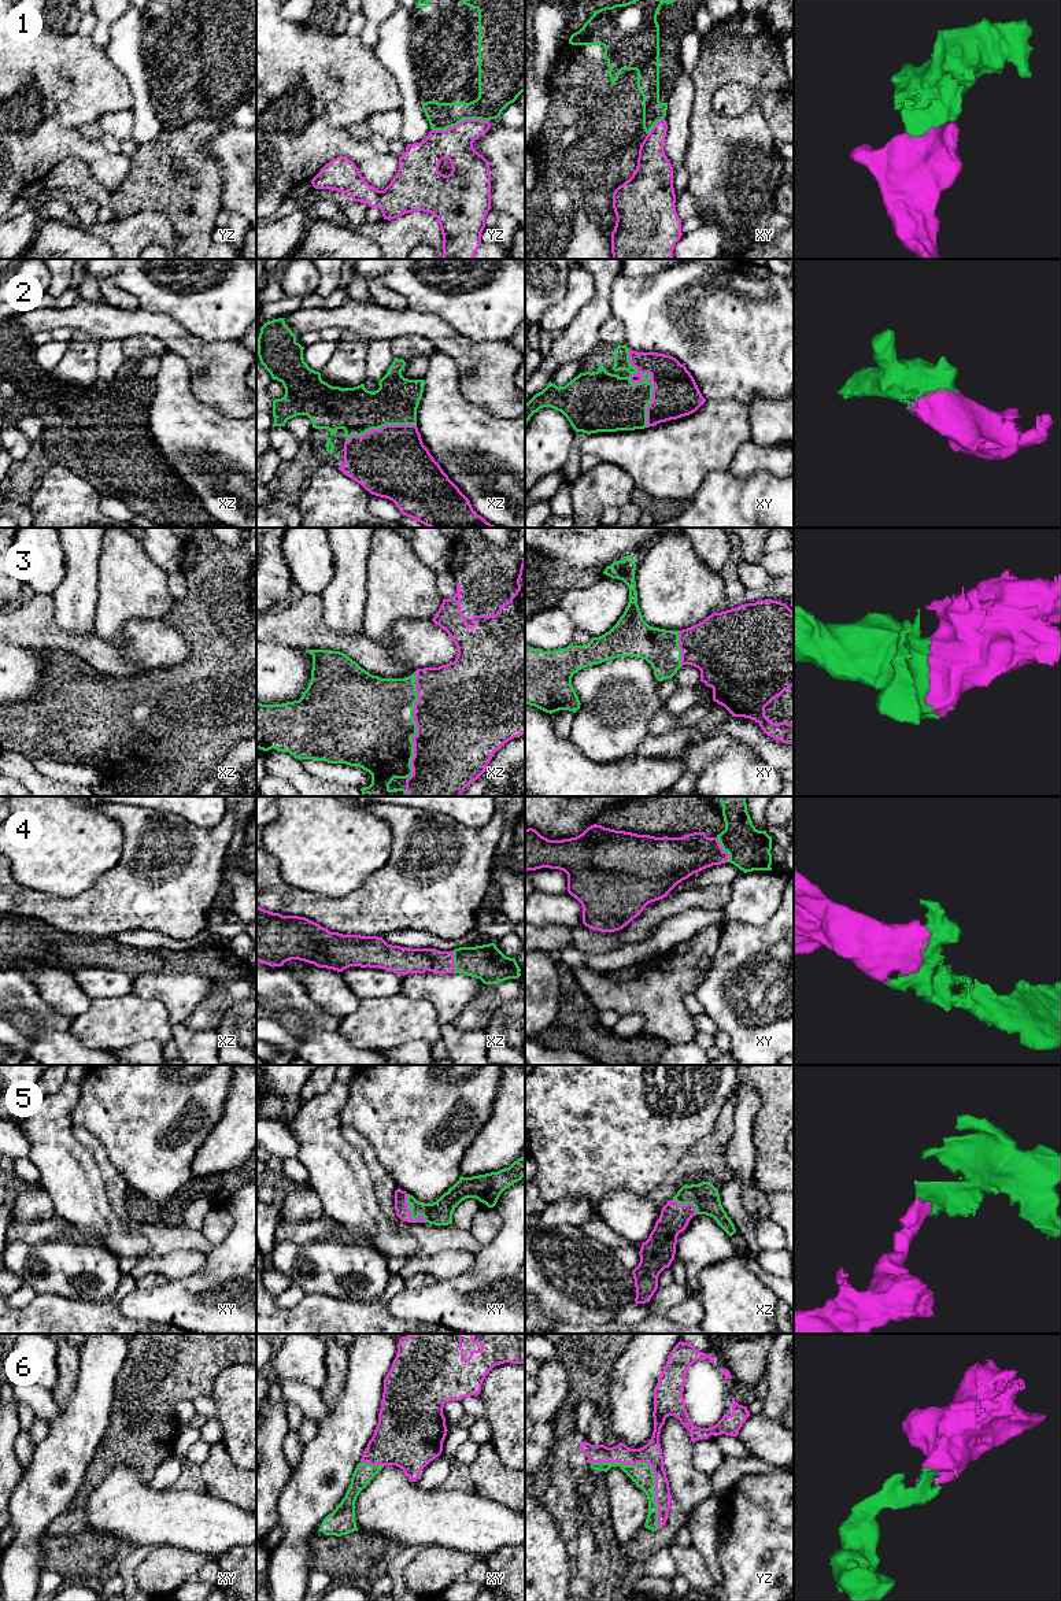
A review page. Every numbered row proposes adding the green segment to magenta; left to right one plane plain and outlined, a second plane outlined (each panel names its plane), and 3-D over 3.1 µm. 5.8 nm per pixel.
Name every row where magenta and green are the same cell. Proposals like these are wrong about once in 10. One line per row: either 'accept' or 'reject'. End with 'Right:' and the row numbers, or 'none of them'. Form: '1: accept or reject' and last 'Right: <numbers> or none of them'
1: reject
2: accept
3: accept
4: accept
5: accept
6: accept
Right: 2, 3, 4, 5, 6

